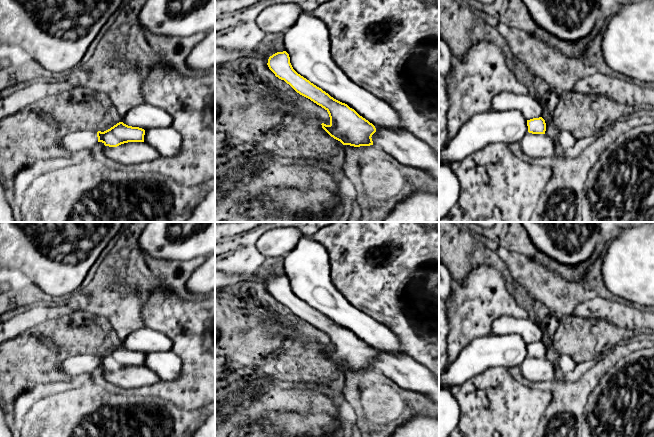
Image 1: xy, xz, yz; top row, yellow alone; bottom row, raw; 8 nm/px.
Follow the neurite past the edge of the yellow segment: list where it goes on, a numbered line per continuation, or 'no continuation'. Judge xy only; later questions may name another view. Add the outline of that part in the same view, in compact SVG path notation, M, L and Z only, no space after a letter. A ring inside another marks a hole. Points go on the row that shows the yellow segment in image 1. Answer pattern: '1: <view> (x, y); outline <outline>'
1: xy (80, 141); outline M76 131L63 135L57 145L70 154L75 152L88 153L92 151L98 143L97 131Z

